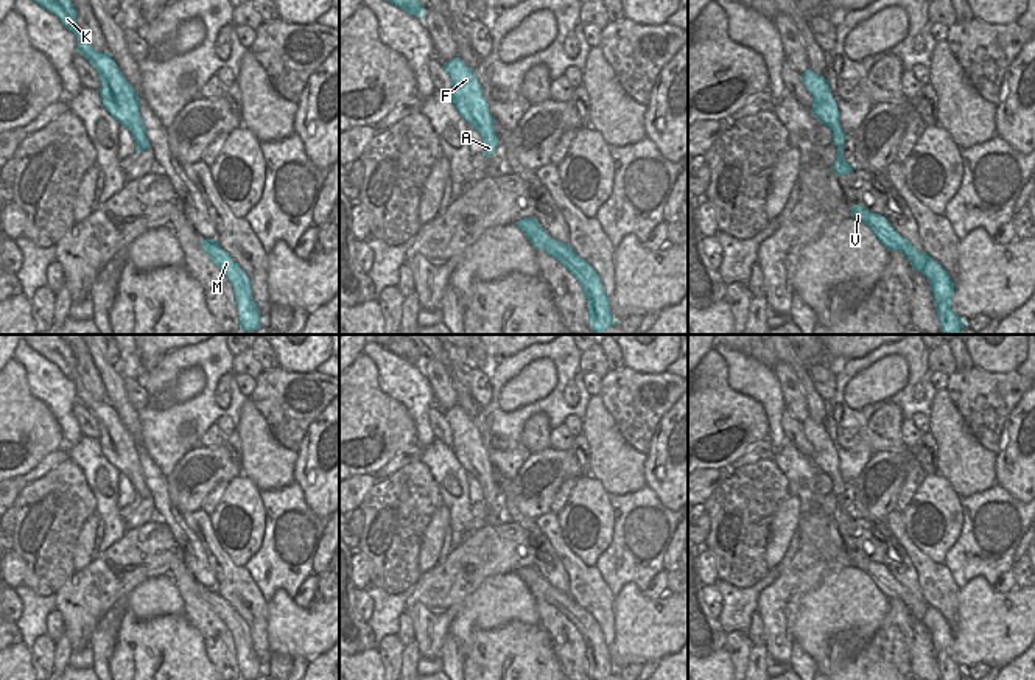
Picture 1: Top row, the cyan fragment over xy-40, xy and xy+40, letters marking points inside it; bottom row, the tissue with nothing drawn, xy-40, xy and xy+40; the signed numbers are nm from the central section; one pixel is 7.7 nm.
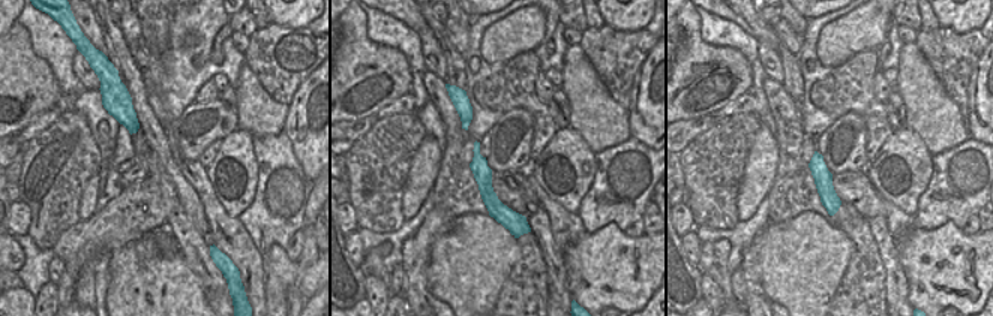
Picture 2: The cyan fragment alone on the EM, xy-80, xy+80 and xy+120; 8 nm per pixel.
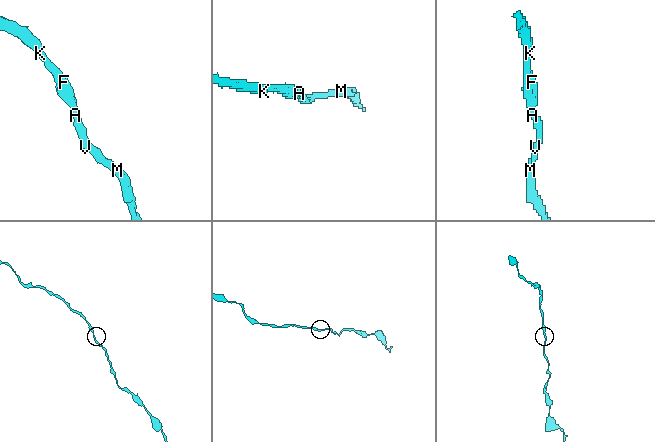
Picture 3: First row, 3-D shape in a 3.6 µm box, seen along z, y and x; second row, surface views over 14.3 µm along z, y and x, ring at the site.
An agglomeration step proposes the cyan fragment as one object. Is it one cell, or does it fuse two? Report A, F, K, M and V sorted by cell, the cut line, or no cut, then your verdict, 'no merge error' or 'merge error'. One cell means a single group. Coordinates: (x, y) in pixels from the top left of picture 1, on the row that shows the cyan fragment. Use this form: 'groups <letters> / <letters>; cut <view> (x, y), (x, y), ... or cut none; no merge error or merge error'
groups A F K M V; cut none; no merge error

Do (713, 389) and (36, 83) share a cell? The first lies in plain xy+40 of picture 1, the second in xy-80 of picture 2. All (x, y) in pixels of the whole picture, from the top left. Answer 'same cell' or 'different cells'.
same cell

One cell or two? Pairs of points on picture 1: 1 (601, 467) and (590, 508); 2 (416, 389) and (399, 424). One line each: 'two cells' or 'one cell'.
1: two cells
2: two cells

